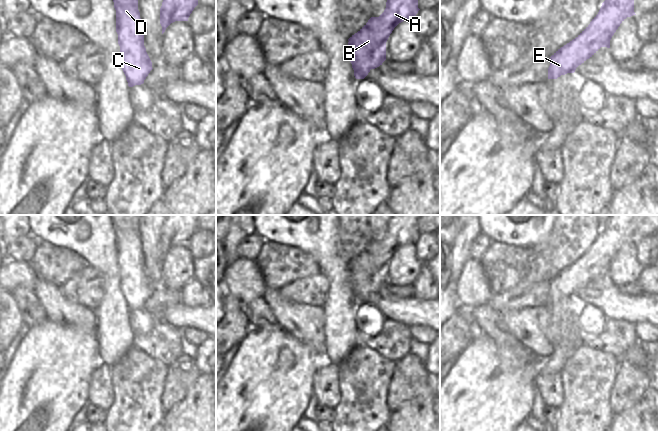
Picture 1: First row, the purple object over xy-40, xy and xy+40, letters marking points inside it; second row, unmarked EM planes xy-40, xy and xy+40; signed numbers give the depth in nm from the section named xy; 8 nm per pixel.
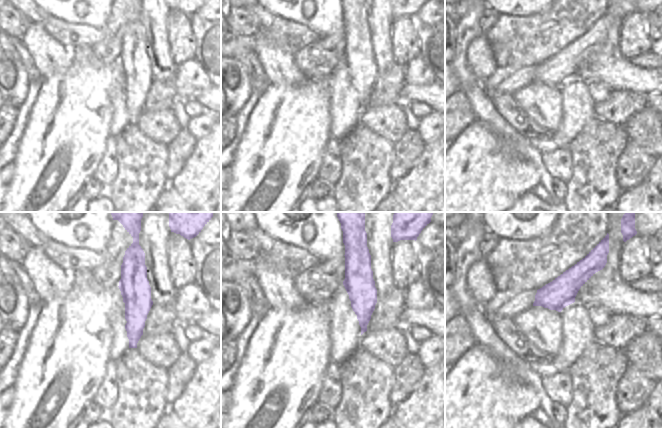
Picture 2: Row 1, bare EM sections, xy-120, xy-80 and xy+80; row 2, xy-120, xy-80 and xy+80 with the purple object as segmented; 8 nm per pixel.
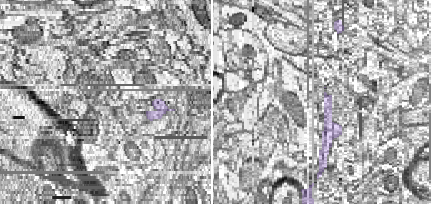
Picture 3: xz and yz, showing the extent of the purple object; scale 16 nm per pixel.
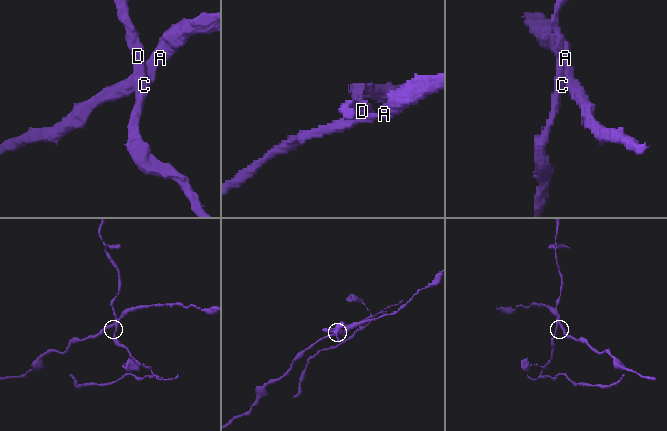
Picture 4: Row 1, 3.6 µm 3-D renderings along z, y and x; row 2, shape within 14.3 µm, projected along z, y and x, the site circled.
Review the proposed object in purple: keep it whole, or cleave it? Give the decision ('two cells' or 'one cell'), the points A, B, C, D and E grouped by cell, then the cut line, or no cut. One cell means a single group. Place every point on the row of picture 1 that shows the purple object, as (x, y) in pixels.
two cells | A B E / C D | xy (348, 42), (351, 46), (353, 65), (360, 78)

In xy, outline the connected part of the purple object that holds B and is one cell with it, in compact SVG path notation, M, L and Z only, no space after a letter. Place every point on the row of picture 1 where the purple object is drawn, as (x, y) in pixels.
M387 0L384 12L379 17L371 17L348 39L360 79L382 65L386 60L386 42L394 28L407 19L414 19L419 10L418 0Z

